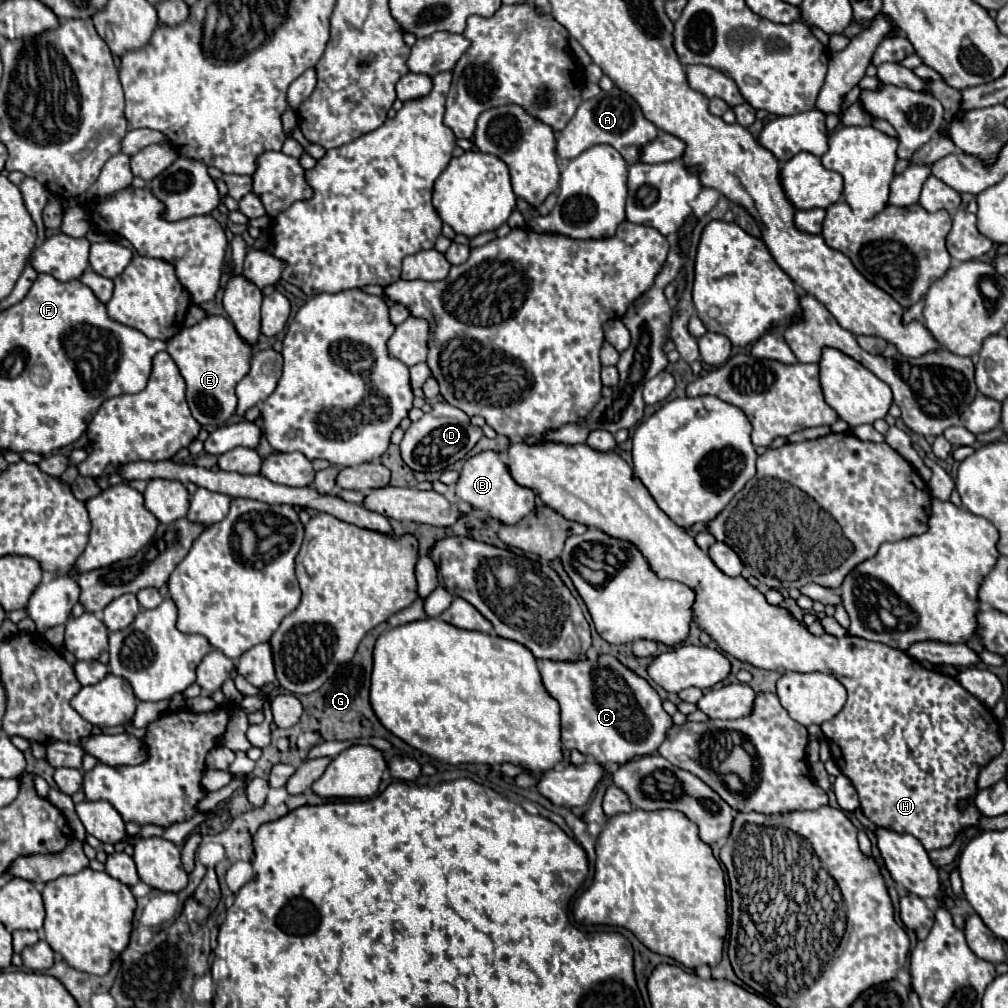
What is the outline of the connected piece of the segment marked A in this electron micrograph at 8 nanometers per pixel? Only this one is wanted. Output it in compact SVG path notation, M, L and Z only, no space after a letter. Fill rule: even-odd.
M614 87L610 91L602 91L594 99L584 101L578 107L576 115L570 119L570 123L564 127L562 135L558 137L556 151L558 151L558 157L562 157L562 159L574 159L582 151L594 147L594 145L606 143L606 145L612 145L614 149L618 149L628 165L634 165L640 161L642 147L652 143L656 137L658 137L658 127L652 125L644 117L640 105L628 93Z

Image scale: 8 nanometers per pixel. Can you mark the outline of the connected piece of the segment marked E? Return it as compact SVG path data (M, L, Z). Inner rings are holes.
M222 315L204 317L194 327L186 327L168 341L168 353L186 381L186 401L194 419L206 427L222 427L236 413L236 383L250 371L252 345L246 343L232 321Z

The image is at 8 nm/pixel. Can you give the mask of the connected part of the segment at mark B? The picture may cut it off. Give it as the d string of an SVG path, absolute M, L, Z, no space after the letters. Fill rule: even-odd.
M482 451L470 459L464 461L464 467L460 471L460 479L456 483L456 497L474 509L486 511L490 517L502 521L502 523L512 523L518 521L520 517L528 515L534 509L536 501L536 491L524 485L518 485L504 459L500 457L498 451Z

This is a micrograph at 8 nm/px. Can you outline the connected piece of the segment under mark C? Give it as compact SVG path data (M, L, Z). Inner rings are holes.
M604 653L596 661L538 661L546 693L558 701L562 717L562 747L578 749L602 765L626 763L630 759L654 753L672 725L662 709L662 699L654 687L622 665L616 657Z

